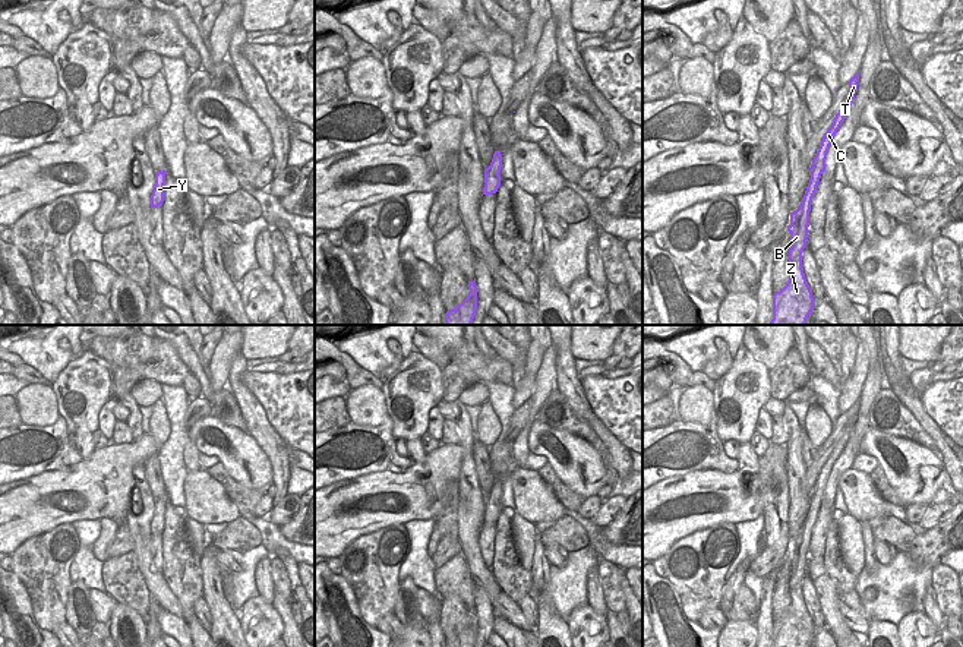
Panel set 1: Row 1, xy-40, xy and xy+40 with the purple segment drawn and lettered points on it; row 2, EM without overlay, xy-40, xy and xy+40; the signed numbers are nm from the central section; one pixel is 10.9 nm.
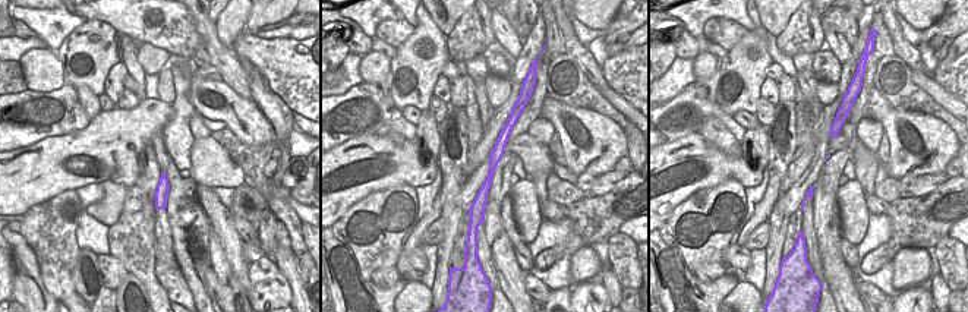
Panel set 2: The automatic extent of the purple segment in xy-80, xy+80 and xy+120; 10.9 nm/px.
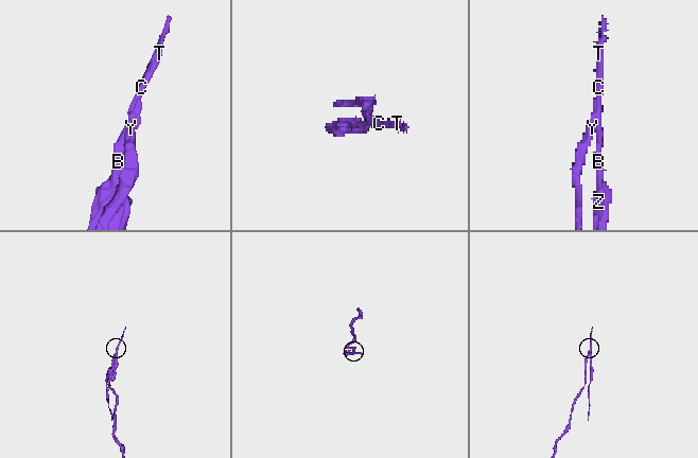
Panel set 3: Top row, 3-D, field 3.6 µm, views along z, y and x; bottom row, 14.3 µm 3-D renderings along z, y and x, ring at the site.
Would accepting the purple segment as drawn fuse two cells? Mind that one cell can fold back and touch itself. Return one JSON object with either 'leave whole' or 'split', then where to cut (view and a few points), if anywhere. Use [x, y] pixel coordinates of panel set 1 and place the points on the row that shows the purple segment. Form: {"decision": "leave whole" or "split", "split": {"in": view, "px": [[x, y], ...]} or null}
{"decision": "split", "split": {"in": "xy", "px": [[491, 166], [485, 185]]}}

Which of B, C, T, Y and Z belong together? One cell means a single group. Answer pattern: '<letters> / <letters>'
B C T Z / Y

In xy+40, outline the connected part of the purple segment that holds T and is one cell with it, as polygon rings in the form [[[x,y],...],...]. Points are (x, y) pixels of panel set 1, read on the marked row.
[[[859,72],[849,81],[850,97],[836,114],[831,127],[824,135],[821,145],[809,167],[811,179],[799,208],[790,212],[789,266],[790,278],[786,285],[773,294],[773,319],[770,325],[805,325],[808,316],[814,310],[812,291],[806,283],[802,268],[802,252],[806,247],[811,202],[817,192],[821,179],[823,164],[827,160],[827,152],[834,135],[840,129],[858,91]]]

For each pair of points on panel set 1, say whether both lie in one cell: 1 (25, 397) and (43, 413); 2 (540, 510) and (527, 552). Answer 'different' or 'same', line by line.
1: same
2: different

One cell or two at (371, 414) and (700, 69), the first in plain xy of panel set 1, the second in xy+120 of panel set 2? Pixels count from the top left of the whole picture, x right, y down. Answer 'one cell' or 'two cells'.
one cell

